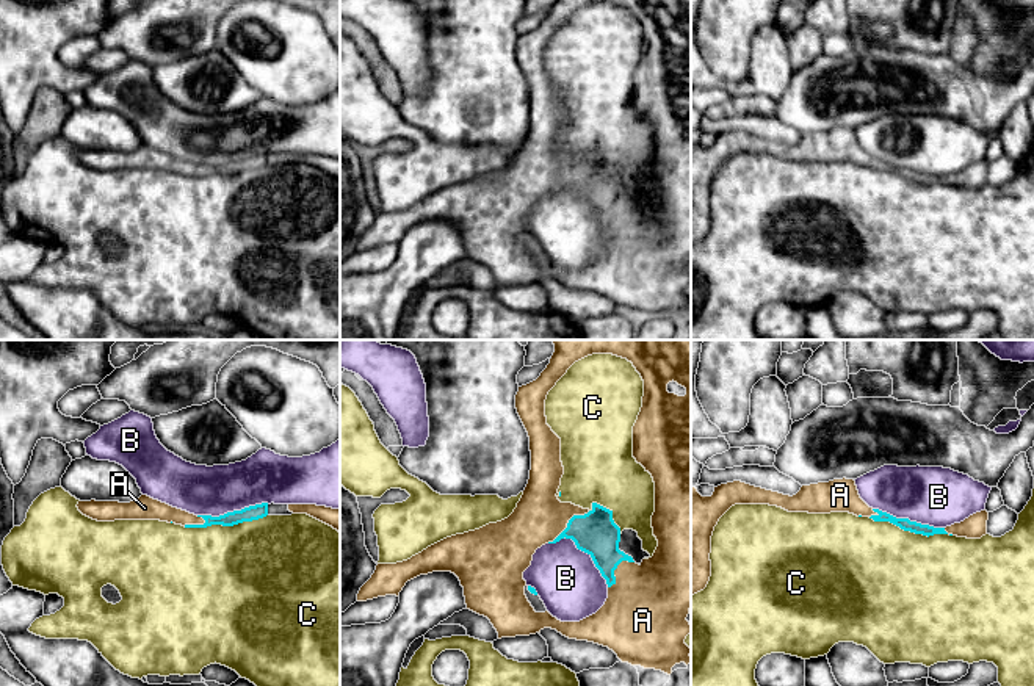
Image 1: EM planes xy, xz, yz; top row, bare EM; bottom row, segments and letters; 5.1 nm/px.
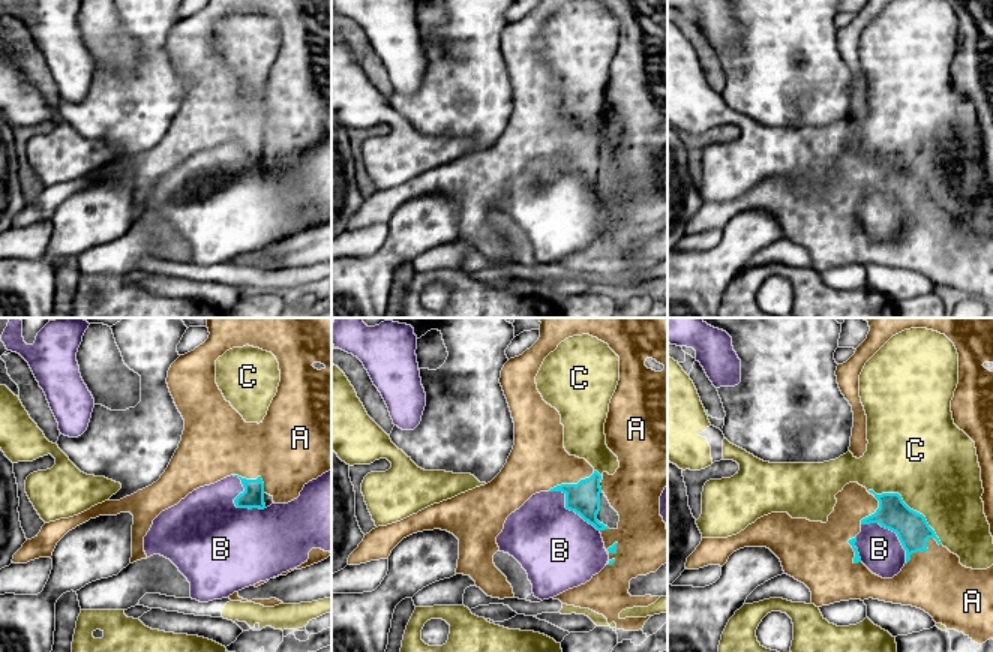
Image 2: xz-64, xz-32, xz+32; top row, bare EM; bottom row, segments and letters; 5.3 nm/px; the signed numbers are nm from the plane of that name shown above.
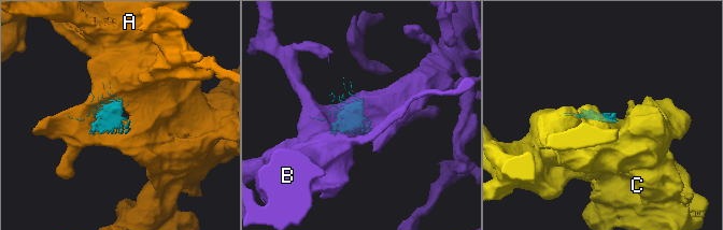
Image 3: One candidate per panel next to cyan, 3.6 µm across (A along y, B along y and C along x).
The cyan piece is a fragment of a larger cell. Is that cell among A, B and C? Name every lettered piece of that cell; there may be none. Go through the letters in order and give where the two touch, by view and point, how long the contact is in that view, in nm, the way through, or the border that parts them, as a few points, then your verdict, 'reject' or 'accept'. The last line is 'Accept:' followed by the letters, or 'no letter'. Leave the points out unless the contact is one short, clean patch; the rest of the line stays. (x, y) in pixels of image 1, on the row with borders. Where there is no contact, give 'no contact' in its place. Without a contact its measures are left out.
A: meets cyan in xz at (567, 523); contact 280 nm long; accept
B: meets cyan in xz at (583, 550); contact 380 nm long; reject
C: meets cyan in xy at (224, 525); contact 440 nm long; reject
Accept: A

